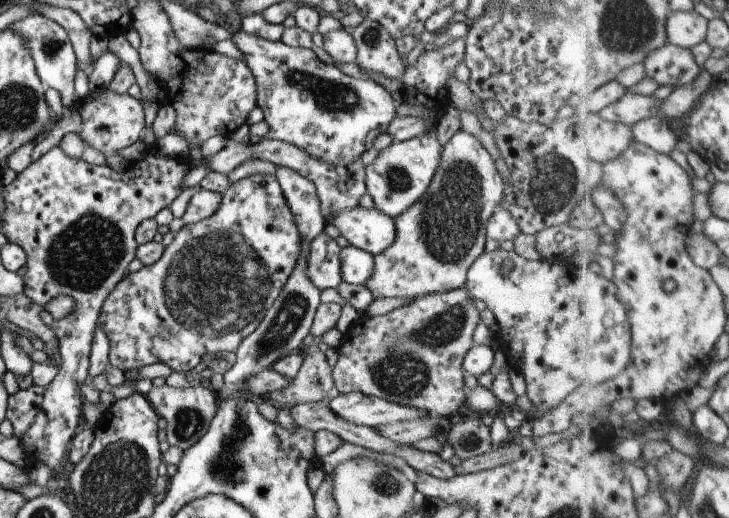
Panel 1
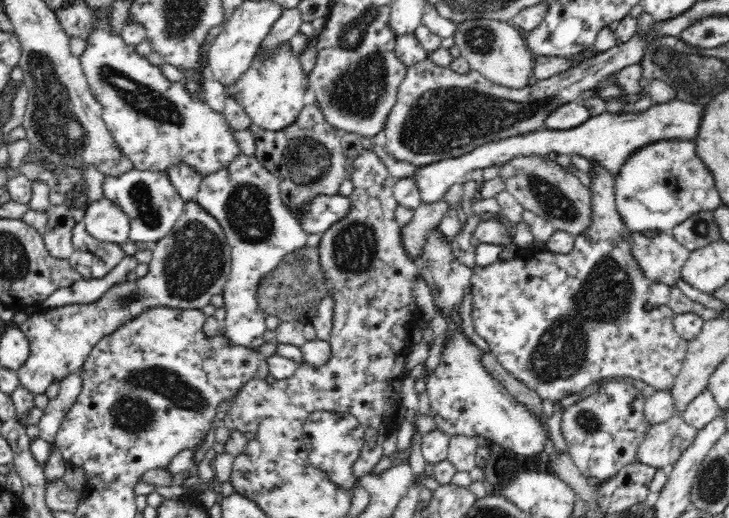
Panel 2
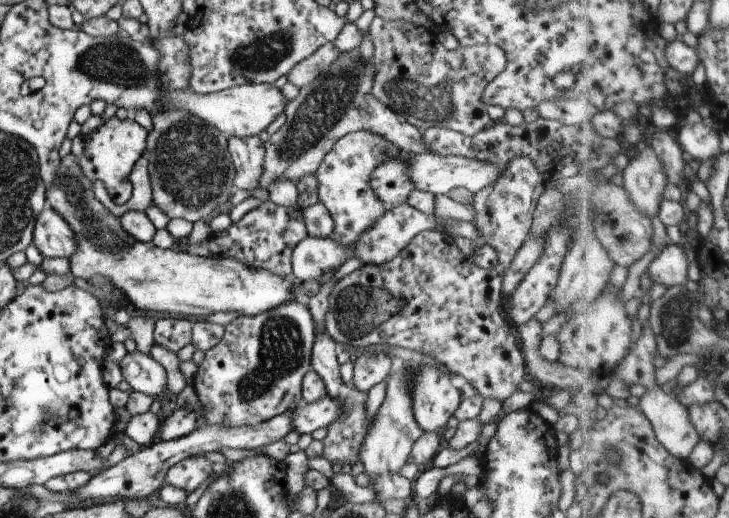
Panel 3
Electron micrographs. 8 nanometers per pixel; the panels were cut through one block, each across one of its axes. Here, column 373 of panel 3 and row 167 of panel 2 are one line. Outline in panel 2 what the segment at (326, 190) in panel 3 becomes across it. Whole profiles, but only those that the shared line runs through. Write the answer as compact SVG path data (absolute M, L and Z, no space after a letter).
M96 17L86 41L86 49L79 56L81 67L94 98L103 108L103 119L108 130L119 149L132 161L134 169L167 173L172 164L183 162L205 177L226 168L236 156L242 154L236 137L232 135L233 128L223 112L215 112L194 97L186 89L186 84L171 82L159 66L151 64L144 55L136 52L136 45L126 43L121 34L114 33L110 17Z

